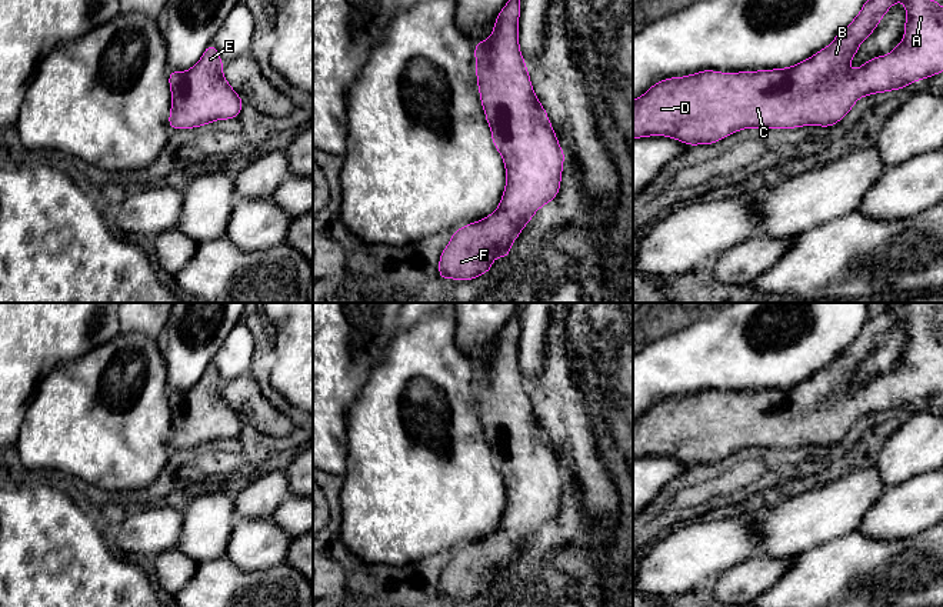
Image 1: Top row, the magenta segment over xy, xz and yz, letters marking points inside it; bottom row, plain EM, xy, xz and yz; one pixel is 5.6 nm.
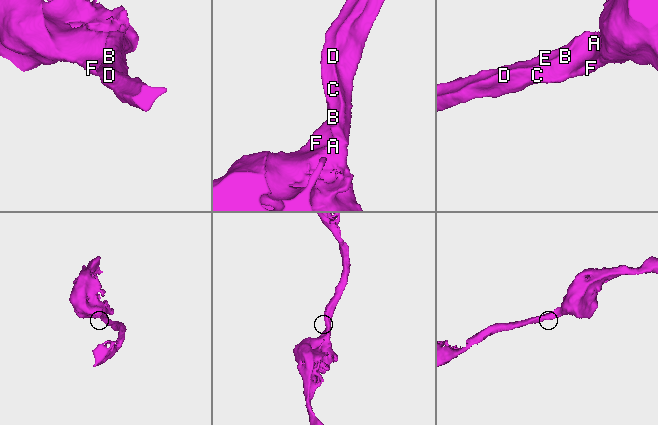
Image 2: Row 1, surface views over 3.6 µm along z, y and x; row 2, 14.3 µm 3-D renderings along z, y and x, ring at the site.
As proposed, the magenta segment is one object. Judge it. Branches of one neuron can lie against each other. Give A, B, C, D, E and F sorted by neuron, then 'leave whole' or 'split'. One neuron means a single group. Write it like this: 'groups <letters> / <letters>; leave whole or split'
groups A B C D E F; leave whole

